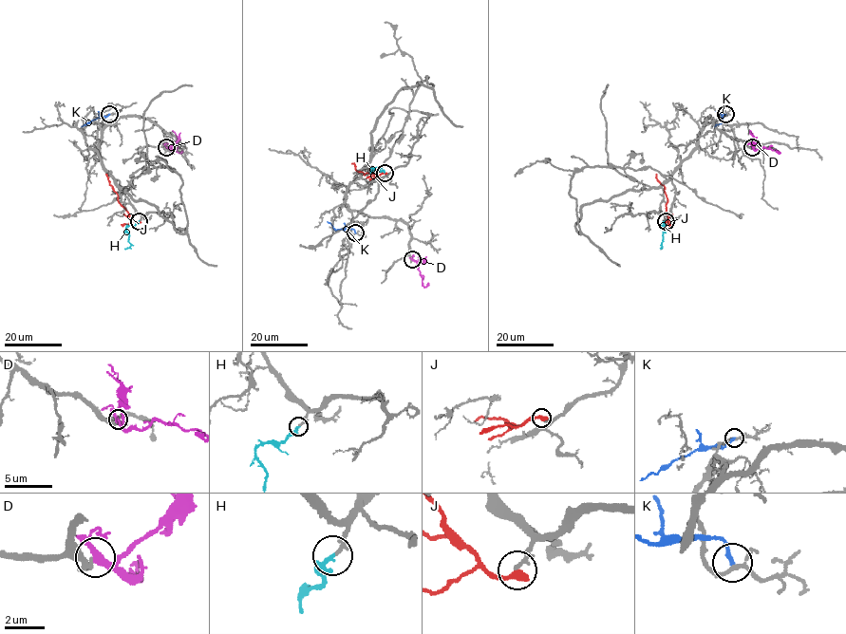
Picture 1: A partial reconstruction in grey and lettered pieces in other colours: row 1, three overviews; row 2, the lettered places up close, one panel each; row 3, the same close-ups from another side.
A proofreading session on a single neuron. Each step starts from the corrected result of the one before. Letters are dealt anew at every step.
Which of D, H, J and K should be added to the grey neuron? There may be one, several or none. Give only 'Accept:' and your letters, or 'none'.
Accept: H

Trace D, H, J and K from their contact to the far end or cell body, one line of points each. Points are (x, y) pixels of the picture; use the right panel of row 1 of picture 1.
D: (753, 147), (776, 151)
H: (665, 221), (662, 226), (661, 250)
J: (666, 221), (666, 193), (656, 174)
K: (725, 114), (722, 116), (723, 121), (714, 127)

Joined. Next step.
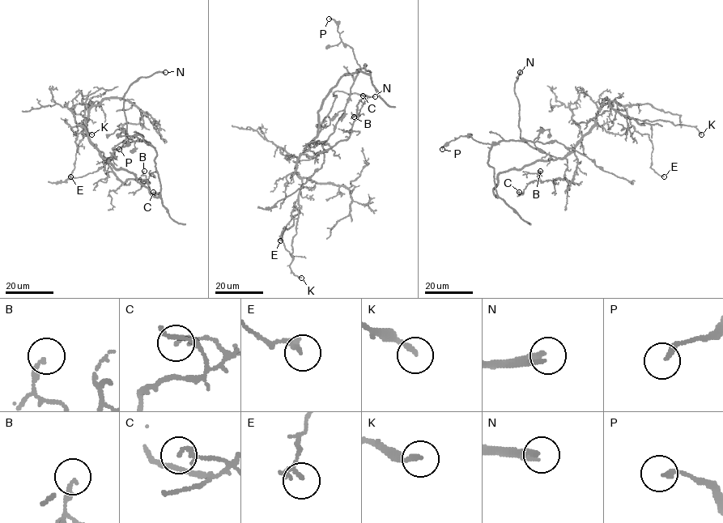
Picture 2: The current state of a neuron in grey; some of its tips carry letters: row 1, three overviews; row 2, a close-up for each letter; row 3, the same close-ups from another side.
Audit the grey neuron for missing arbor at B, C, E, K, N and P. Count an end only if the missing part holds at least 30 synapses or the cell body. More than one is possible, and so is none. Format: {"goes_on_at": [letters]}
{"goes_on_at": ["N"]}

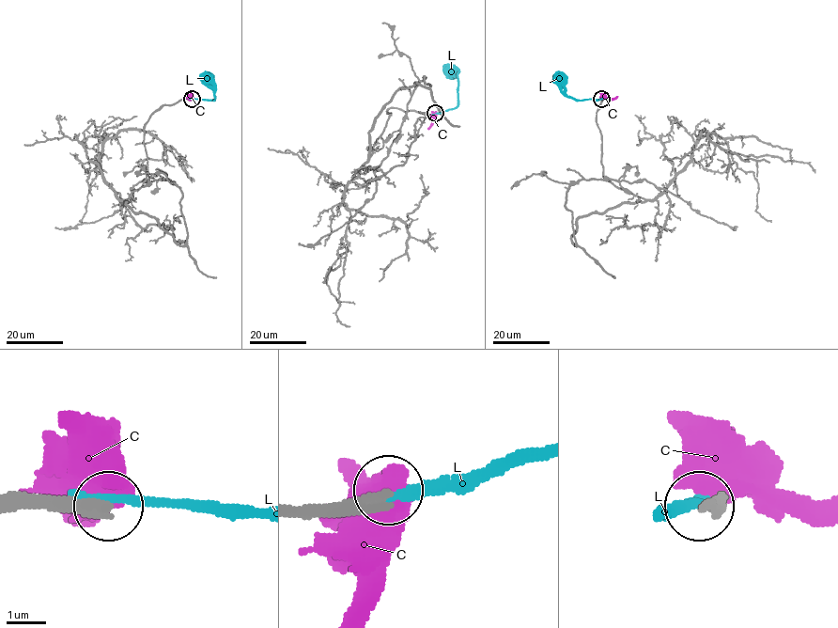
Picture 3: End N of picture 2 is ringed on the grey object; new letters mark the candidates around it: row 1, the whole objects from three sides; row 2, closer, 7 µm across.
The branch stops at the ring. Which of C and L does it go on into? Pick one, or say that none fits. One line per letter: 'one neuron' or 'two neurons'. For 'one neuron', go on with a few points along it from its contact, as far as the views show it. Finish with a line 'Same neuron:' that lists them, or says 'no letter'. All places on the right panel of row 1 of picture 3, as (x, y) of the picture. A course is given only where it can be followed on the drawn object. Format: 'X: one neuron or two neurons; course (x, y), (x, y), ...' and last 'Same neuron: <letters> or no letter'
C: two neurons
L: two neurons
Same neuron: no letter

